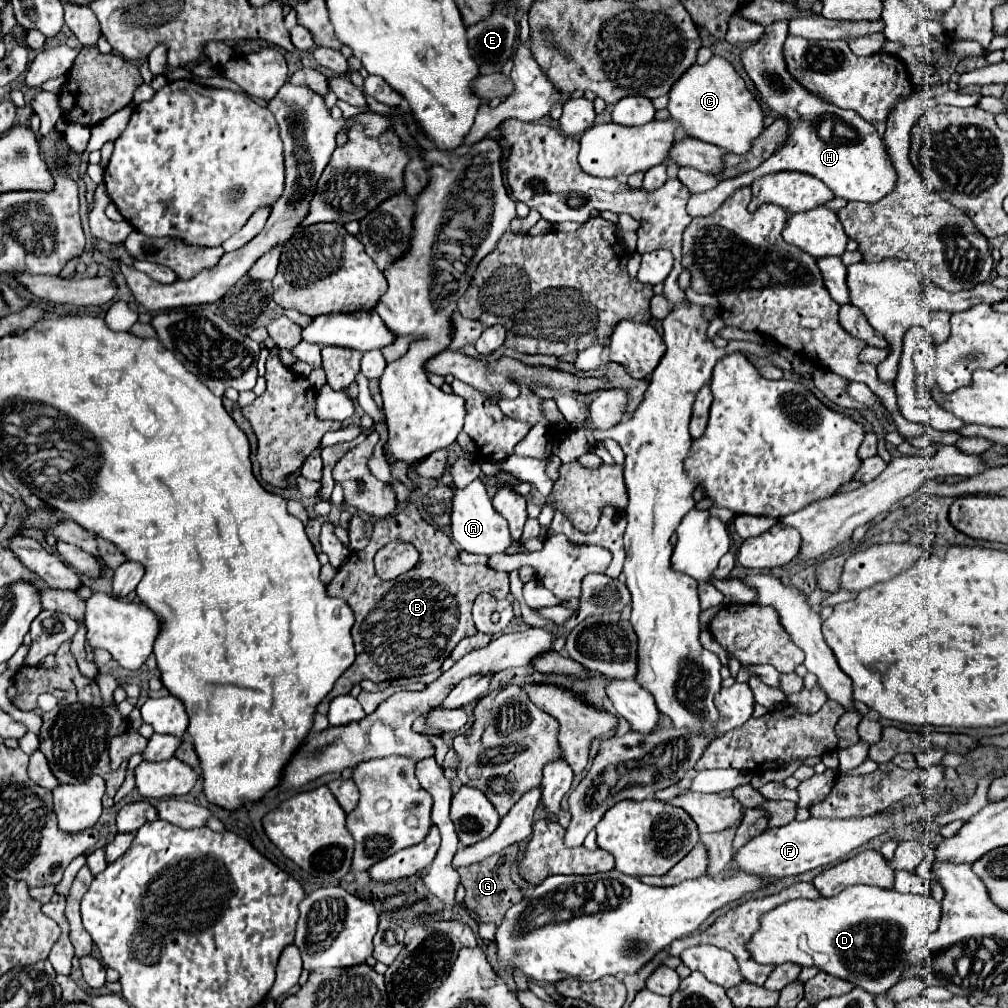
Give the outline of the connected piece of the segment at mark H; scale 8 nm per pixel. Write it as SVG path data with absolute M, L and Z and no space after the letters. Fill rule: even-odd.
M786 21L774 23L766 27L764 35L754 45L744 49L740 55L748 77L754 81L758 93L762 95L762 101L774 113L778 113L780 117L786 117L790 127L786 141L756 171L752 171L752 175L740 177L740 179L726 179L726 181L720 181L710 191L692 193L686 205L688 215L692 217L710 215L736 189L750 185L754 177L776 173L776 171L802 171L802 173L814 175L820 181L824 181L836 197L842 197L846 201L872 203L888 195L888 191L892 191L896 173L894 173L894 167L890 165L890 157L886 153L884 141L878 137L874 125L868 123L866 119L860 119L856 111L842 109L834 103L828 103L820 95L802 87L796 79L792 79L782 55L782 45L786 37L788 37ZM824 121L832 123L832 137L828 137L826 133L824 135L820 133L822 131L820 125Z

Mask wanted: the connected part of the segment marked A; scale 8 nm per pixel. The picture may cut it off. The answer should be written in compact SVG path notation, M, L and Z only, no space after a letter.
M474 479L464 489L458 489L456 485L450 485L452 489L452 513L450 513L450 527L452 527L452 539L468 553L478 555L494 555L506 551L514 539L510 537L508 523L498 515L498 511L492 507L492 501L486 493L486 487L480 479Z

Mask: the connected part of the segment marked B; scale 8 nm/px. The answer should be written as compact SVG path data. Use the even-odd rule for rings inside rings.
M408 503L392 519L380 519L374 525L374 533L372 533L368 547L350 555L348 563L344 567L340 567L336 577L326 585L326 593L332 597L344 599L350 605L350 609L354 611L356 621L352 627L352 637L354 637L354 645L356 645L356 661L344 671L344 675L340 675L340 679L334 683L332 691L316 707L316 711L322 715L328 713L328 705L334 697L350 693L352 685L360 683L362 679L370 679L370 681L378 683L378 681L396 679L396 677L418 677L418 675L426 675L426 673L440 669L442 661L450 655L450 651L454 649L454 645L460 639L464 639L466 635L476 635L476 627L470 617L474 597L480 593L490 593L492 597L502 601L502 599L506 599L510 589L508 589L508 573L498 573L498 571L490 569L488 565L472 565L472 567L462 565L458 559L458 547L454 545L454 541L440 529L426 523L422 519L422 515L418 513L418 509L412 503ZM398 539L412 543L420 553L420 561L412 571L404 573L402 577L398 577L394 581L382 581L374 573L372 559L380 547L384 547L386 543L398 541Z

